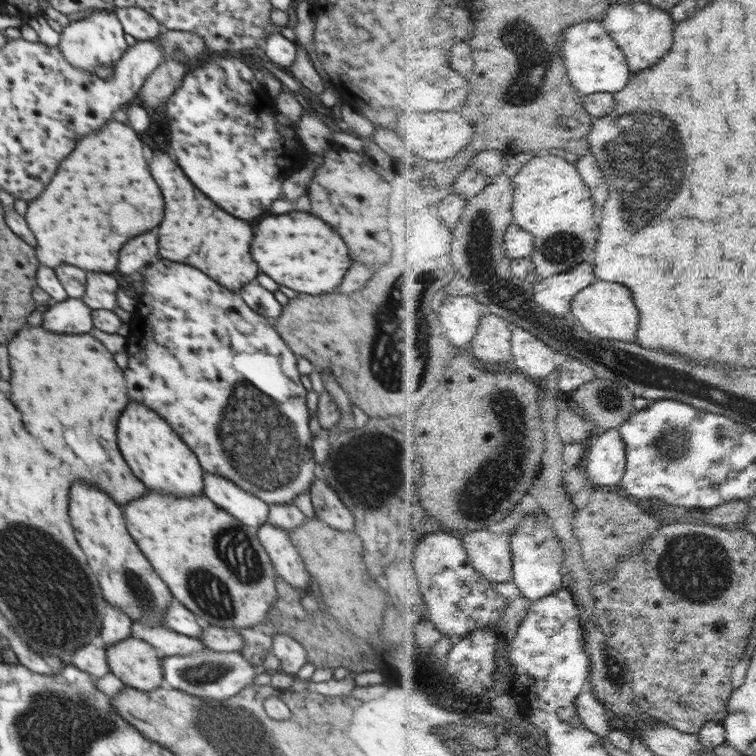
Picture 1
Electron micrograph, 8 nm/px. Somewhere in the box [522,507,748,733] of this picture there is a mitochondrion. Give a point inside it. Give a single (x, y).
(697, 568)

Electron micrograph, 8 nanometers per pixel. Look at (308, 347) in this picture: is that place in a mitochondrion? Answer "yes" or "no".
no

